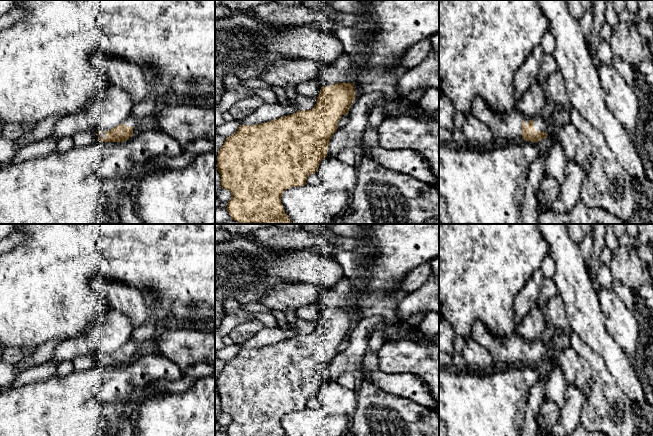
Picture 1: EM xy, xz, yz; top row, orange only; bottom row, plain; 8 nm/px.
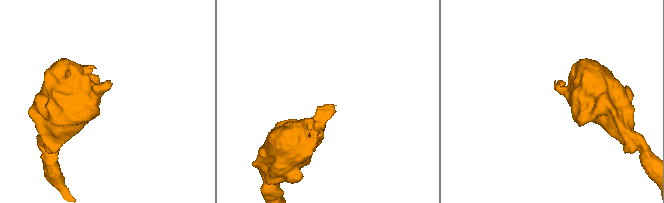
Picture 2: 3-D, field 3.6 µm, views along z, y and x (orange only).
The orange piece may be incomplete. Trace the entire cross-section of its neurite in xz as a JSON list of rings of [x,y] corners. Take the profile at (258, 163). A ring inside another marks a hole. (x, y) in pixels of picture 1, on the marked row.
[[[342,54],[335,62],[324,67],[322,87],[312,109],[298,110],[294,114],[262,124],[240,125],[233,135],[226,138],[218,152],[217,170],[222,188],[232,193],[226,208],[232,220],[239,224],[292,224],[284,211],[281,196],[291,187],[306,185],[307,177],[316,173],[321,161],[327,157],[329,142],[338,129],[337,124],[348,113],[350,104],[356,98],[353,84],[355,69],[348,54]]]

